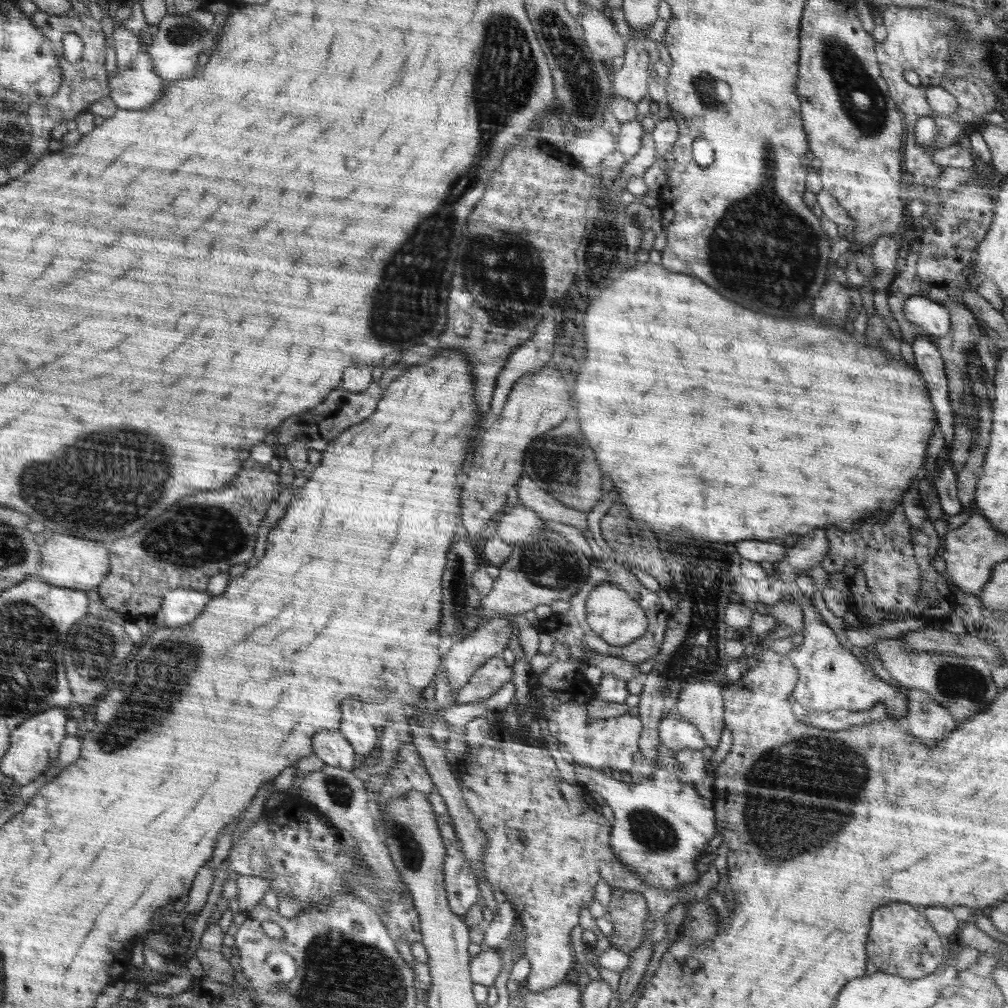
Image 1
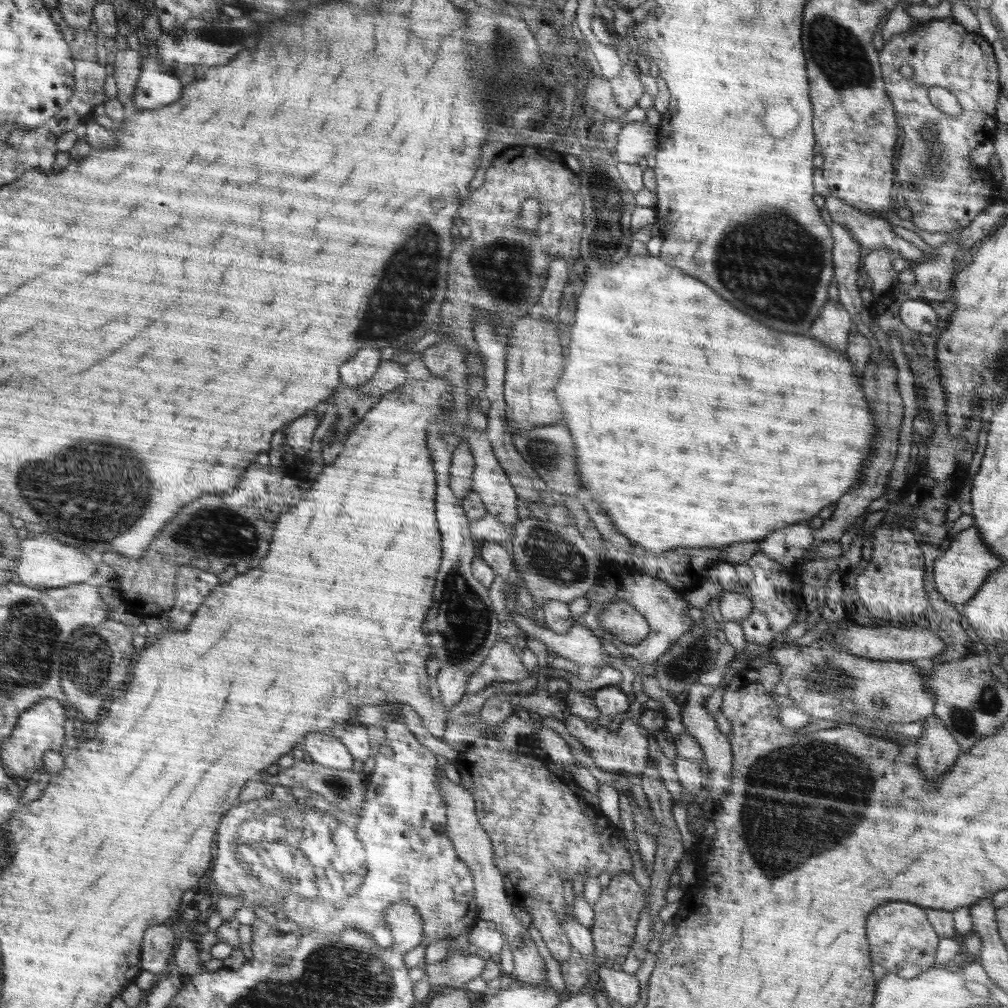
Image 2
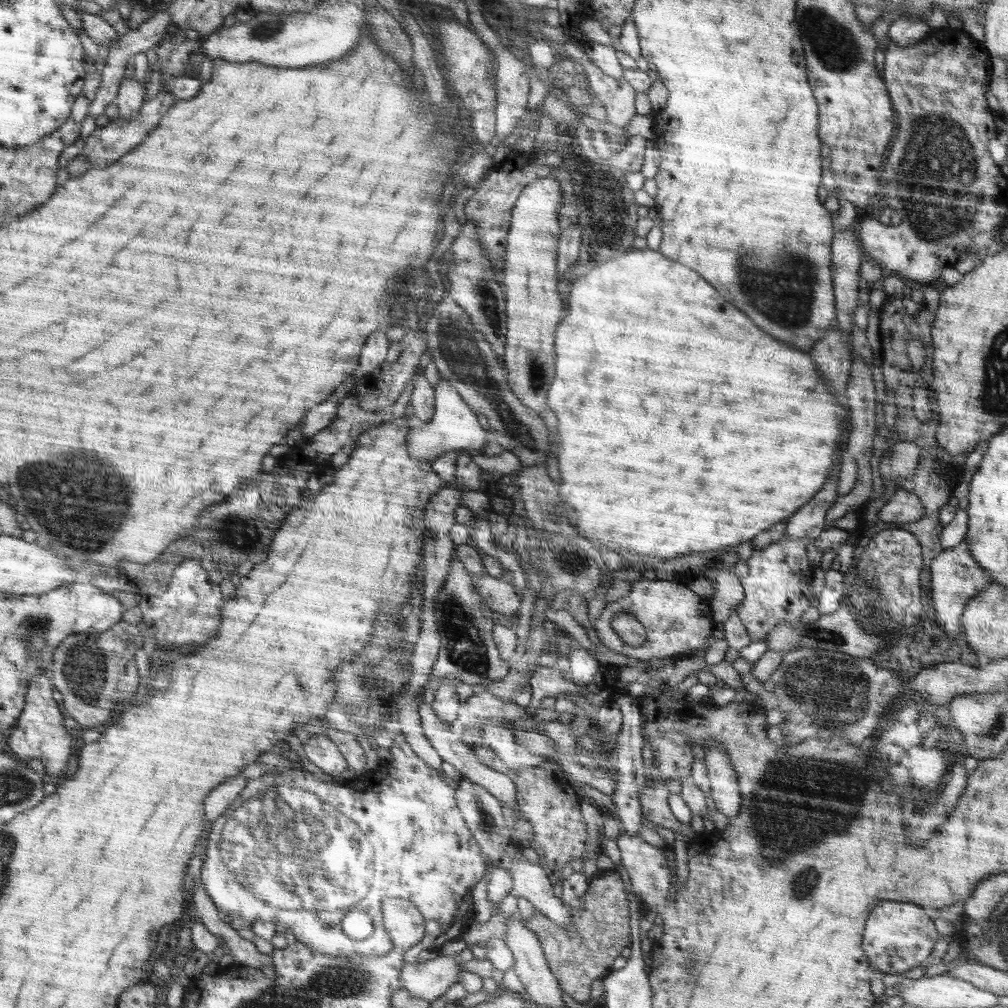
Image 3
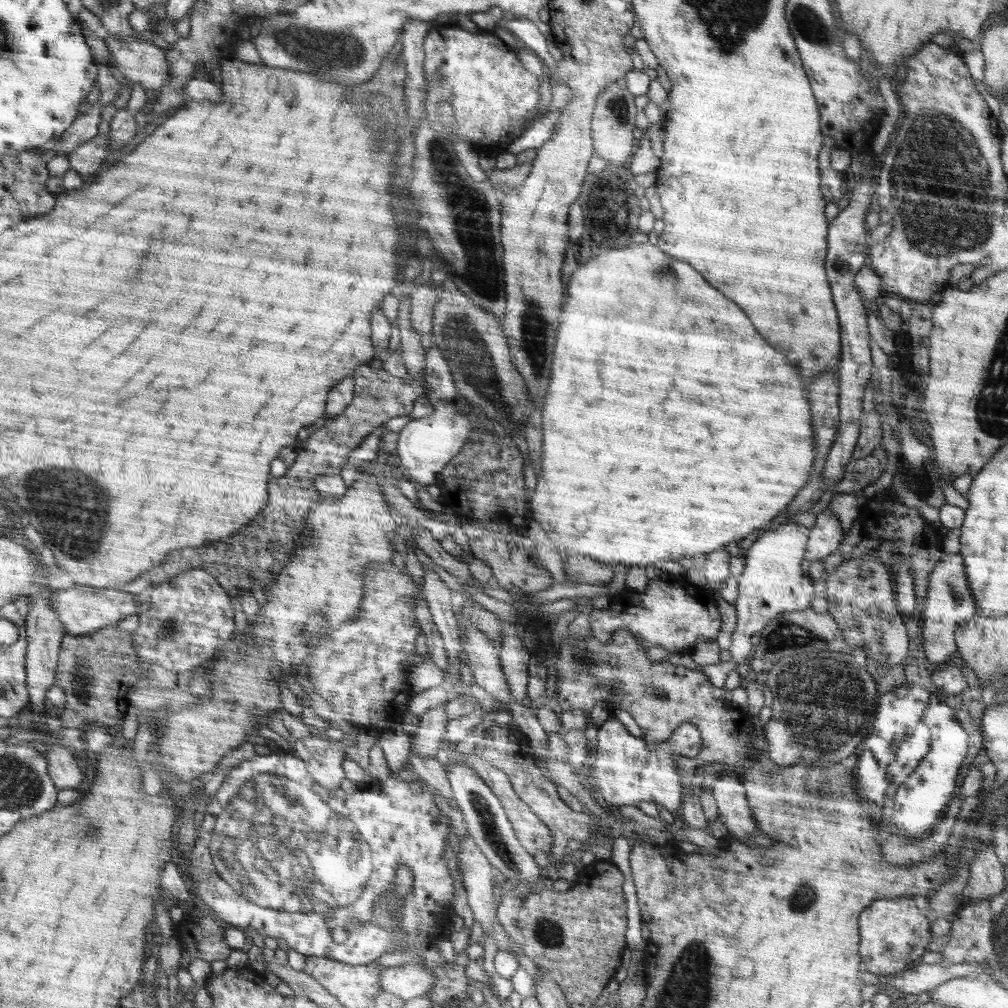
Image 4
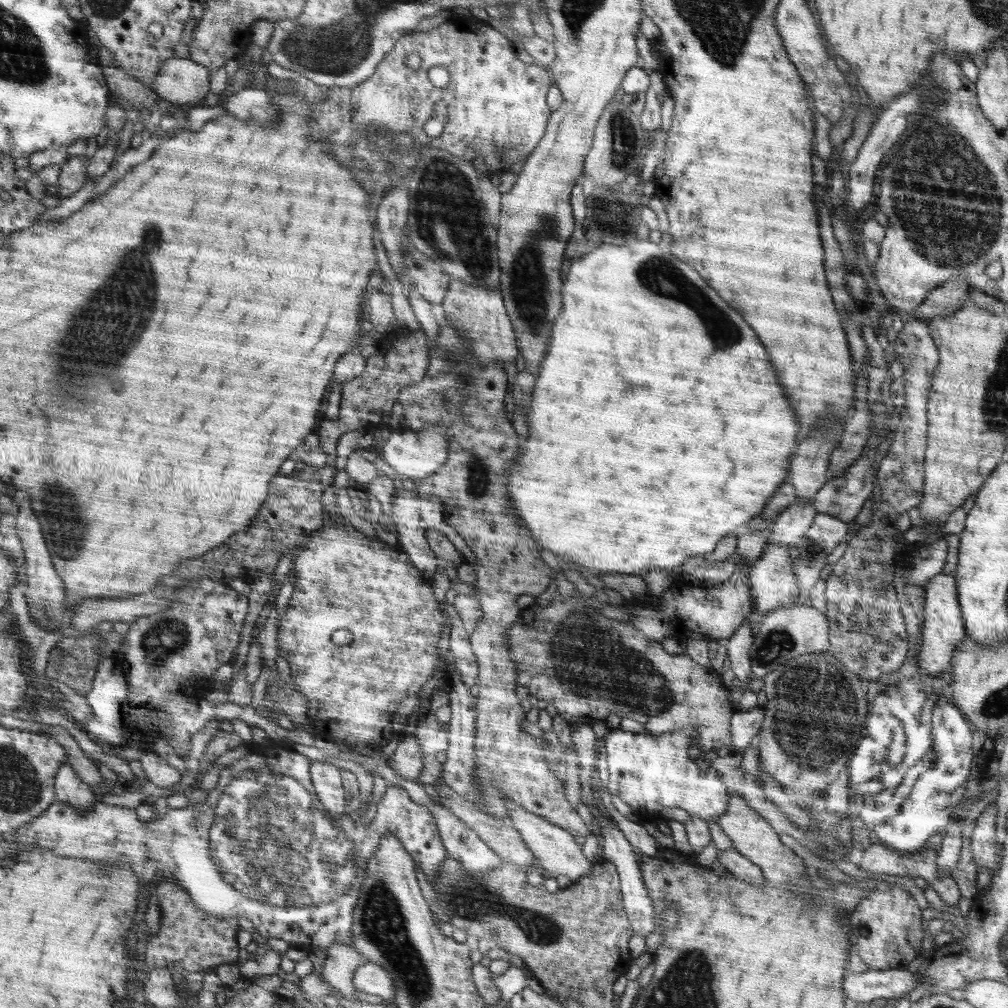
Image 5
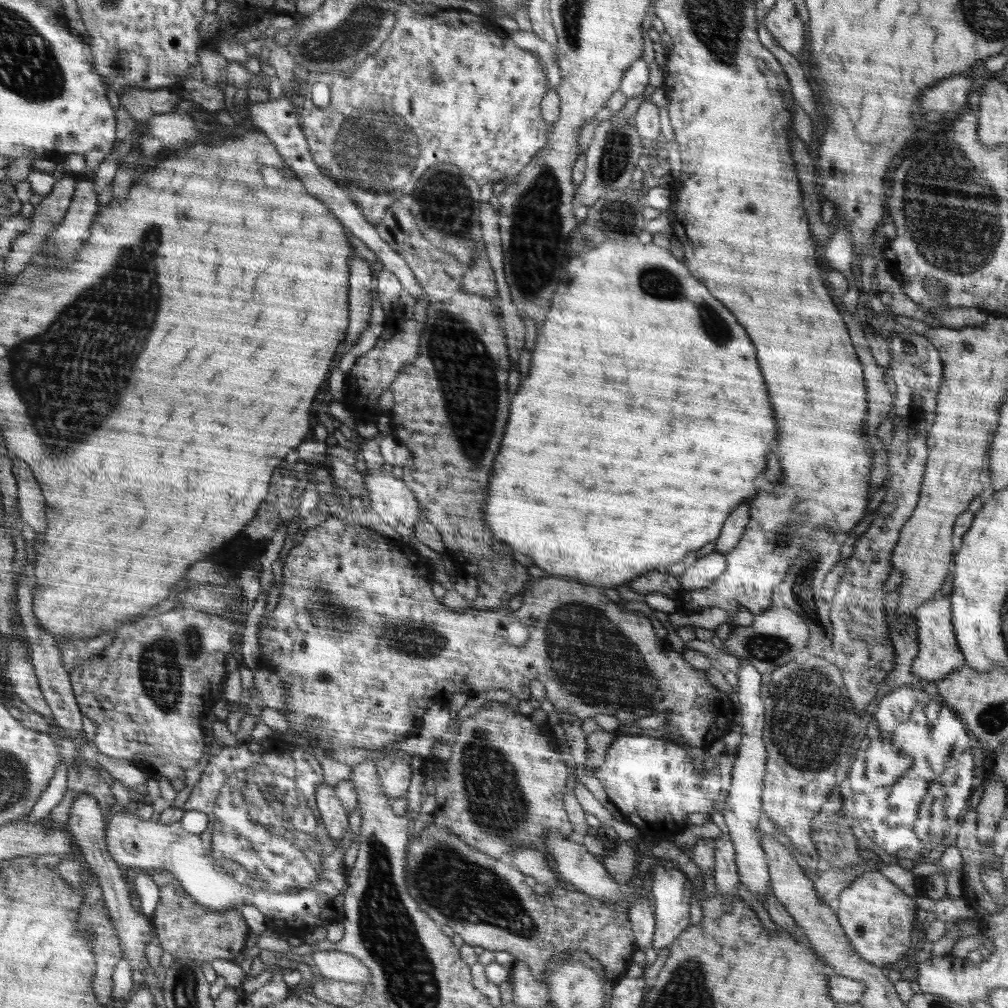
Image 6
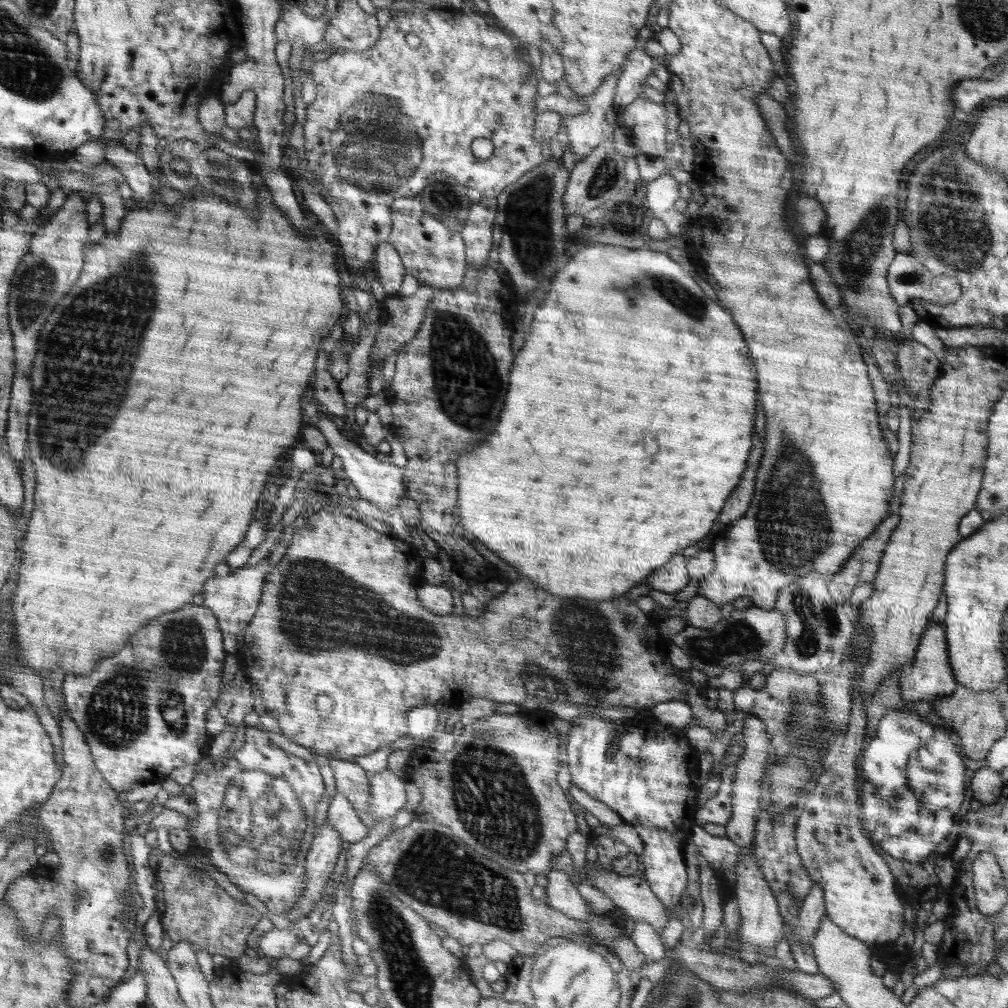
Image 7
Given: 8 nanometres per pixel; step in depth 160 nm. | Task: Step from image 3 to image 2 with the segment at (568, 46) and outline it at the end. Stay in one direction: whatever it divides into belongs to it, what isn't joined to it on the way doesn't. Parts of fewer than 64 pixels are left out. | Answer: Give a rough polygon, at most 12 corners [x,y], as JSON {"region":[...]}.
{"region":[[636,56],[610,79],[619,107],[636,106],[645,90]]}

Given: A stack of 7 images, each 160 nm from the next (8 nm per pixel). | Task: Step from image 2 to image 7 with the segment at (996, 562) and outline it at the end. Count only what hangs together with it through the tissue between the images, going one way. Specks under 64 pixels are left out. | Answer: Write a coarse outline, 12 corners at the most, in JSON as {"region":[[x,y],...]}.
{"region":[[928,619],[910,668],[899,674],[906,707],[958,685],[945,624]]}

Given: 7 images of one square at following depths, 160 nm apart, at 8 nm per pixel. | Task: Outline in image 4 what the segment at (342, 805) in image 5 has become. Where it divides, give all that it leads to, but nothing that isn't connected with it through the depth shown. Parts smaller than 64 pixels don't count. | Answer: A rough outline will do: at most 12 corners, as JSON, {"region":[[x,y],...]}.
{"region":[[323,731],[298,739],[294,755],[314,782],[341,792],[348,743]]}

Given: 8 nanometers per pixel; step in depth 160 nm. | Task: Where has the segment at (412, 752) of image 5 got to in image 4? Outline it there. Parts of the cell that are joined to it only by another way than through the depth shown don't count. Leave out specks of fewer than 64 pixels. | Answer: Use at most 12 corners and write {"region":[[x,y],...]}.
{"region":[[445,704],[427,710],[411,737],[420,758],[435,758],[449,718]]}

